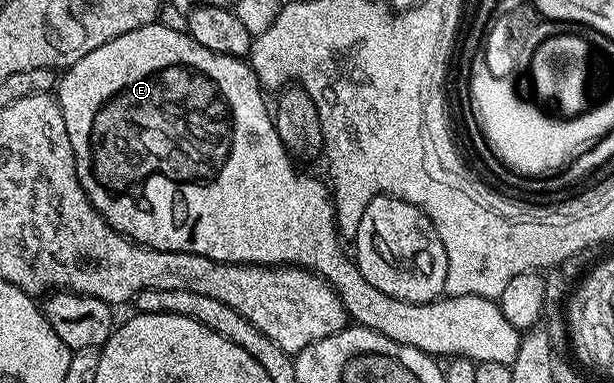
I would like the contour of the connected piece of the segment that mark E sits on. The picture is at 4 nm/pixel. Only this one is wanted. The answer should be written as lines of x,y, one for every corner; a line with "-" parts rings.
161,24
144,25
135,31
127,31
127,35
119,35
119,39
83,55
83,59
79,59
74,65
64,70
55,89
57,102
61,104
63,111
63,123
67,123
67,139
71,139
71,151
75,155
79,183
87,199
95,207
95,211
99,211
99,215
112,229
131,238
138,245
146,245
148,249
187,251
195,255
207,255
207,259
215,259
232,265
297,265
301,269
310,269
323,277
325,282
337,292
339,299
345,304
345,312
360,328
370,329
371,332
383,335
387,339
395,339
395,343
415,347
419,351
436,355
438,358
468,357
474,363
490,361
512,366
515,355
519,355
523,333
511,323
507,323
507,315
503,315
500,304
494,298
479,295
459,295
458,297
442,295
436,301
407,303
391,295
383,295
379,287
371,287
371,283
363,279
356,260
350,254
348,257
341,250
343,241
339,236
330,186
324,180
321,182
319,178
312,177
309,173
300,173
293,166
294,158
286,151
285,145
279,139
277,129
273,126
273,113
270,106
269,109
265,106
266,94
249,61
207,51
207,47
195,43
195,39
189,36
188,32
181,30
180,33
169,25

